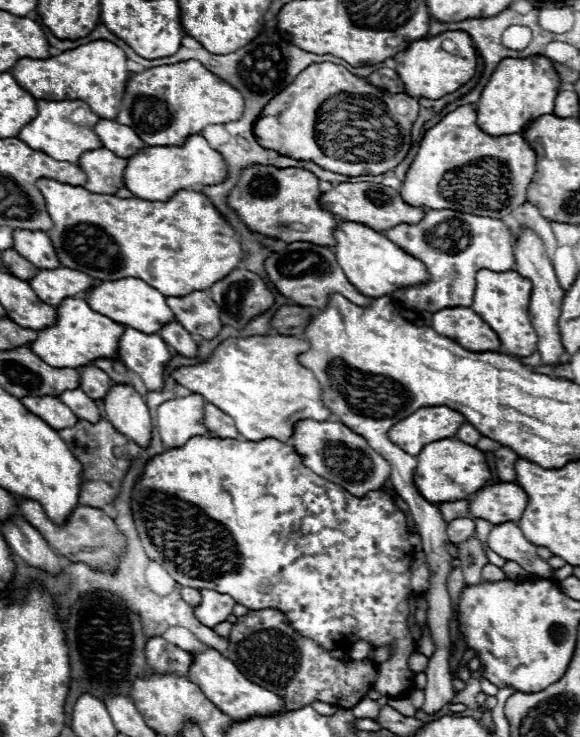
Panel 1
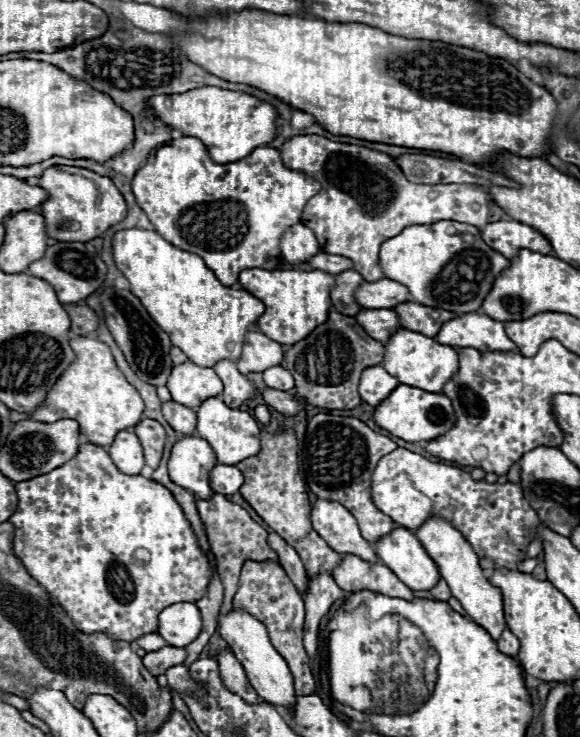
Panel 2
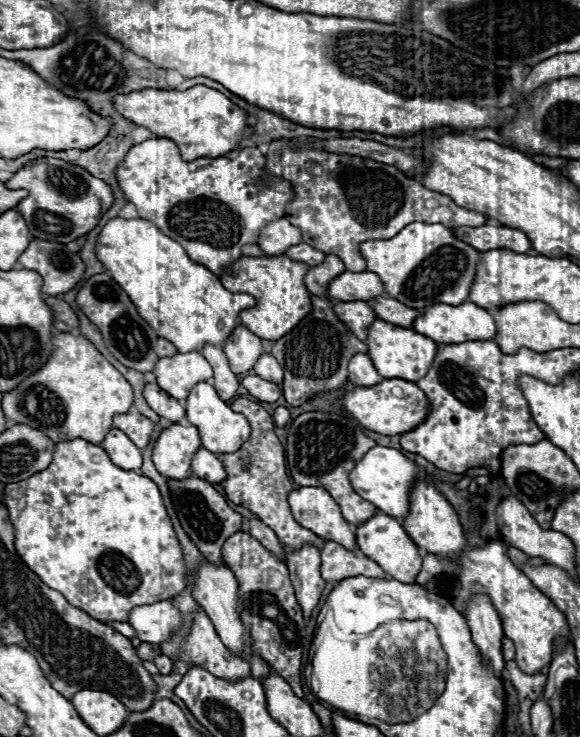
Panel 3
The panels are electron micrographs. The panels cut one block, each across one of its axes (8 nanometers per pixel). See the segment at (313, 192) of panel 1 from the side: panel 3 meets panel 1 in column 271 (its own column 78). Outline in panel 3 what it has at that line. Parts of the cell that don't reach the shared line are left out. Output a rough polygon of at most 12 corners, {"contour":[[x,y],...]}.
{"contour":[[58,158],[4,186],[38,240],[68,244],[108,210],[110,186]]}

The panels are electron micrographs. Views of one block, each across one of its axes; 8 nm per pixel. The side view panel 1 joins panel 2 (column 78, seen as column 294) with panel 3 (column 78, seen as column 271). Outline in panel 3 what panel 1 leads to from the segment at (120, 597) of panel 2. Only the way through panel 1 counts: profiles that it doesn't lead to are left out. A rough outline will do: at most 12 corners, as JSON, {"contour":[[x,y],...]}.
{"contour":[[58,442],[16,552],[100,622],[186,588],[158,486]]}

